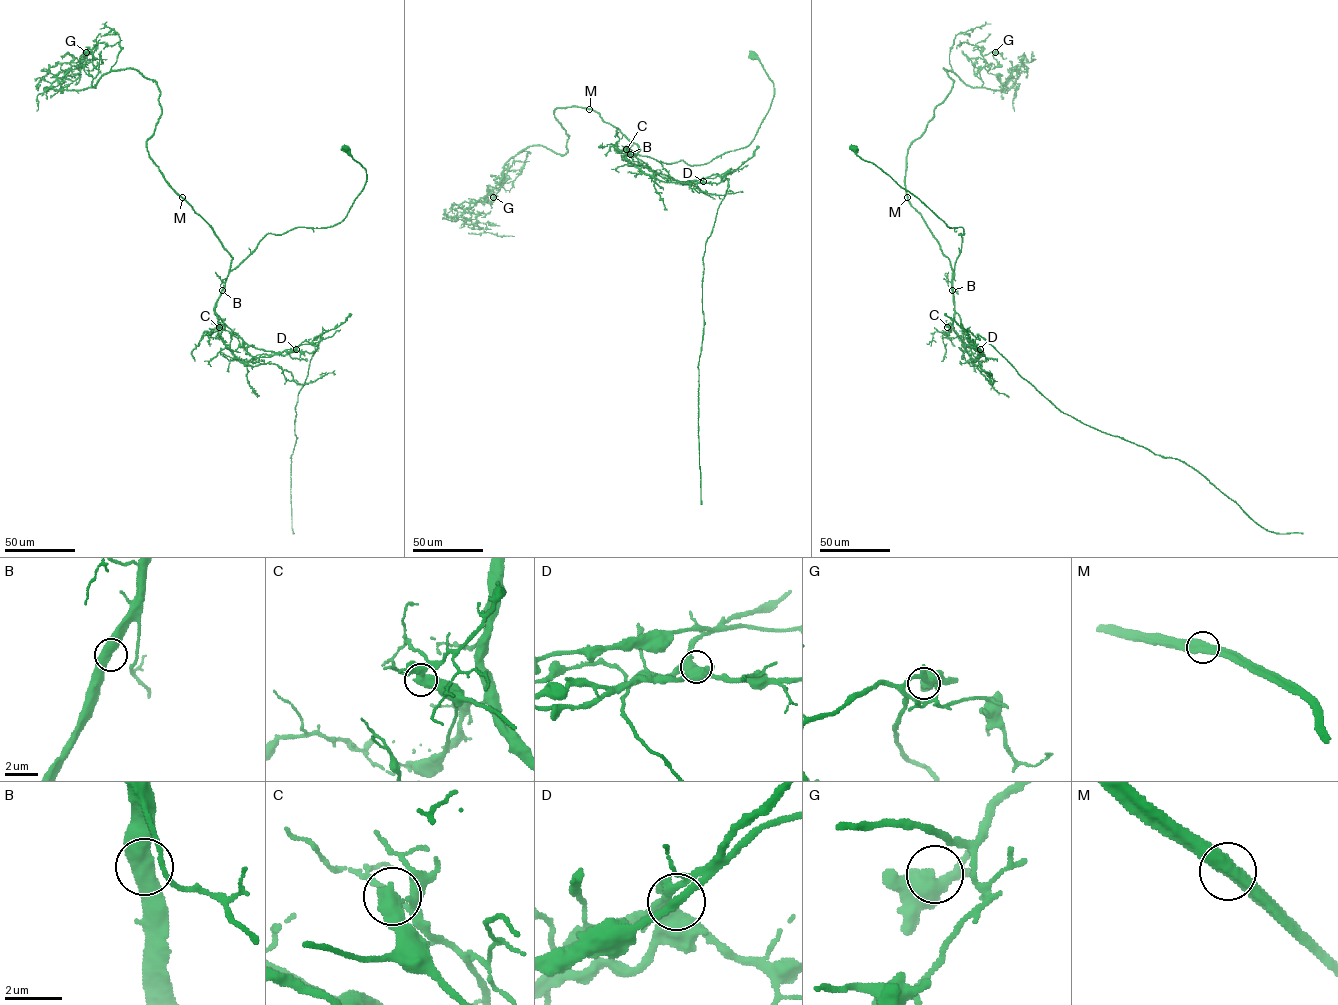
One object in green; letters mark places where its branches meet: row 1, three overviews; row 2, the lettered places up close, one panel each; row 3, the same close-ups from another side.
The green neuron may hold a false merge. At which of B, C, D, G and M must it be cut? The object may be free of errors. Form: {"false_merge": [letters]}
{"false_merge": ["C"]}

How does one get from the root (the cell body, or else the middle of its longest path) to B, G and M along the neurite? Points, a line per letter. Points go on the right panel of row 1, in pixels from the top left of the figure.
B: (854, 148), (949, 228), (963, 228), (952, 290)
G: (854, 148), (963, 228), (953, 270), (908, 199), (907, 154), (950, 92), (943, 68), (980, 87), (995, 52)
M: (854, 148), (949, 228), (963, 228), (953, 270), (907, 198)

